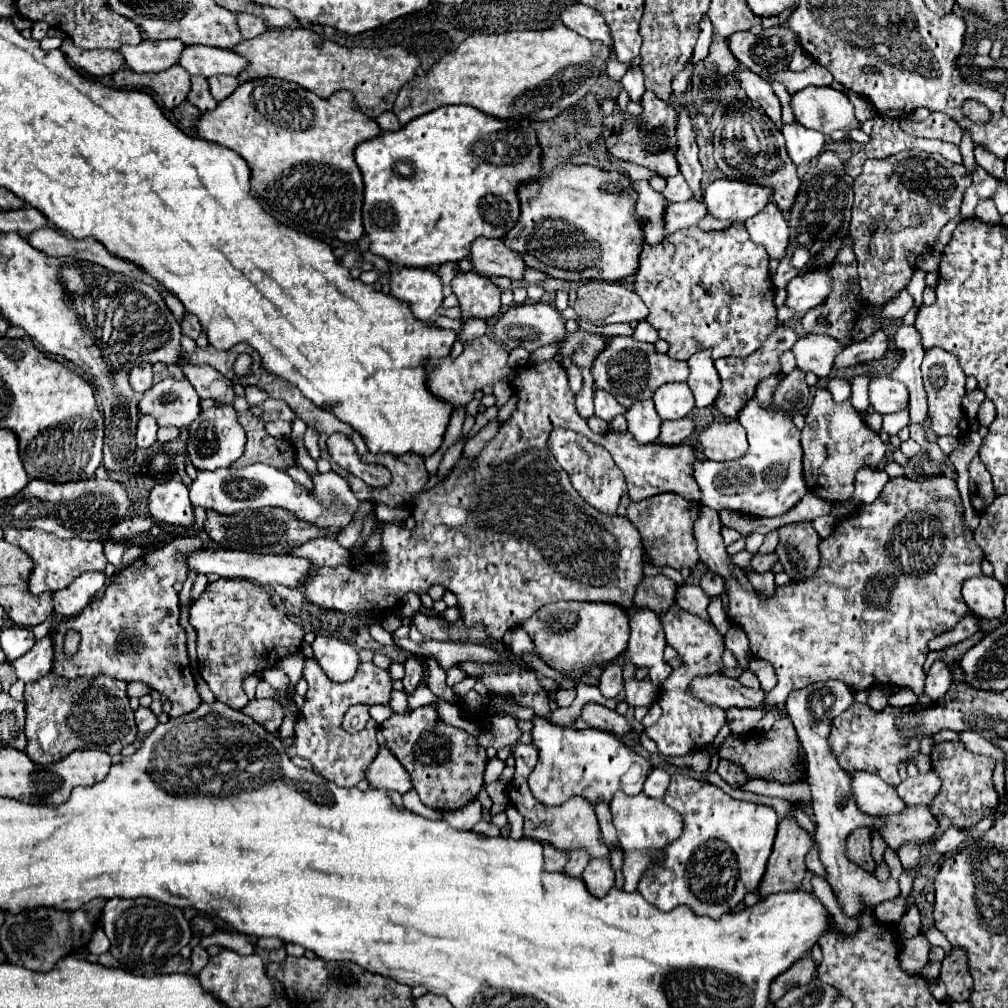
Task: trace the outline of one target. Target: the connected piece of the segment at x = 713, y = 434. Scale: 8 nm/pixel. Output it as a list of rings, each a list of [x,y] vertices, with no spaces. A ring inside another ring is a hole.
[[[712,423],[700,435],[700,449],[708,459],[732,461],[748,453],[746,431],[740,423]]]

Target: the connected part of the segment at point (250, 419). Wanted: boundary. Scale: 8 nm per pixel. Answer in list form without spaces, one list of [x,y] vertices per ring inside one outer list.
[[[248,411],[238,413],[238,421],[248,435],[248,443],[246,443],[244,455],[234,463],[236,469],[252,465],[252,463],[268,463],[276,467],[278,471],[286,473],[286,469],[294,465],[292,453],[282,451],[282,443],[292,443],[290,439],[276,439],[268,435],[264,429],[264,421],[260,417],[254,417]]]

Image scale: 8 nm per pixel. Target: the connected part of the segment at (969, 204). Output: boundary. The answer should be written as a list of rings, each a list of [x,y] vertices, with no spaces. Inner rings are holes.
[[[978,167],[978,169],[972,173],[972,185],[966,189],[964,201],[962,201],[962,211],[960,211],[962,220],[974,217],[976,203],[978,203],[980,199],[992,197],[996,185],[998,185],[996,179],[994,179],[992,175],[988,175],[982,167]]]

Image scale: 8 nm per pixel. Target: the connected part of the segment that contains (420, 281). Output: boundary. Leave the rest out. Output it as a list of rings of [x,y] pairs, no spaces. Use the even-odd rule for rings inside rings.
[[[402,267],[392,273],[390,295],[408,303],[412,315],[420,321],[430,321],[444,299],[438,275],[430,269],[414,267]]]

